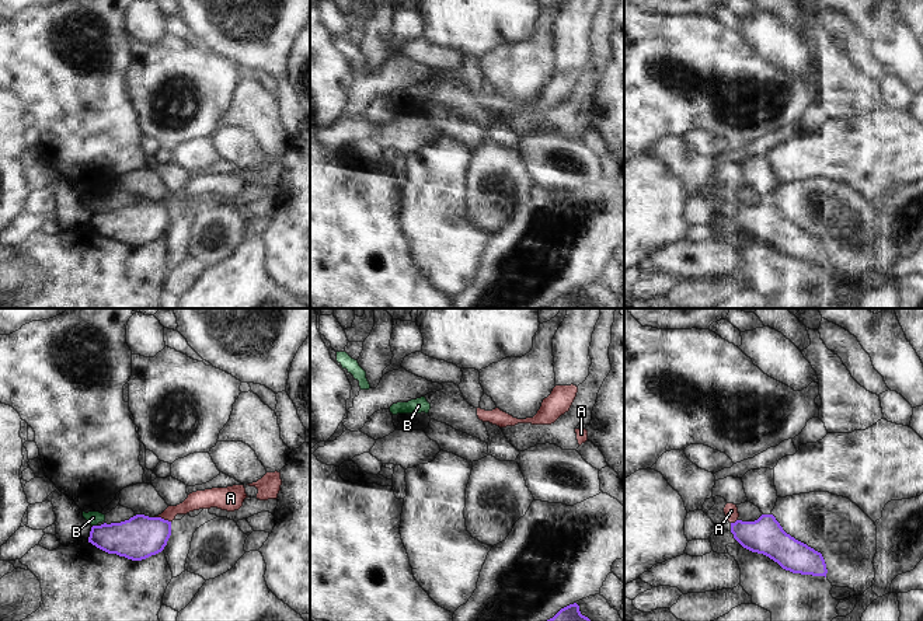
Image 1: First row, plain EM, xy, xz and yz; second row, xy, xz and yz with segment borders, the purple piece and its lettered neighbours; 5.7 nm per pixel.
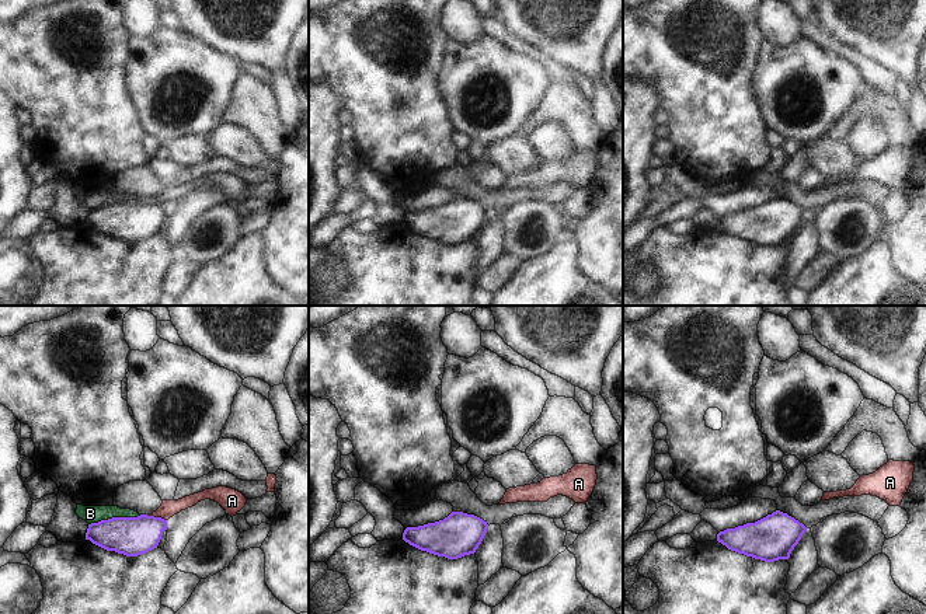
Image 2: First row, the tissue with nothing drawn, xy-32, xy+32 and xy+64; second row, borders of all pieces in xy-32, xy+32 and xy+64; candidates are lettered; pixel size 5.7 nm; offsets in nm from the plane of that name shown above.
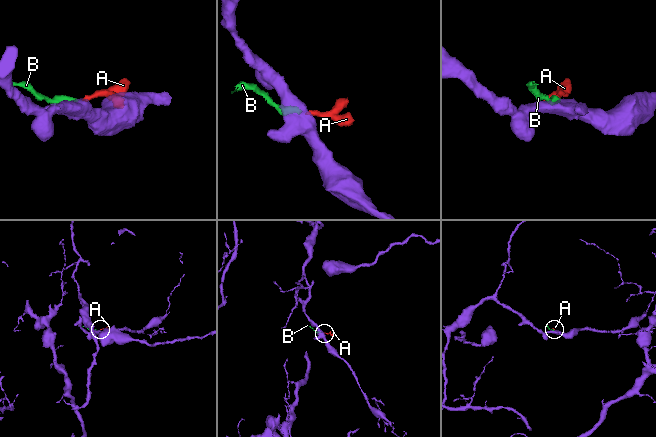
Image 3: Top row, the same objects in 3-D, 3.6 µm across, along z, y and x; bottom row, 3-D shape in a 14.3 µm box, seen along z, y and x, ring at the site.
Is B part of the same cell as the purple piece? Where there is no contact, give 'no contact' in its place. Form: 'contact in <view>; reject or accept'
contact in xy; reject

